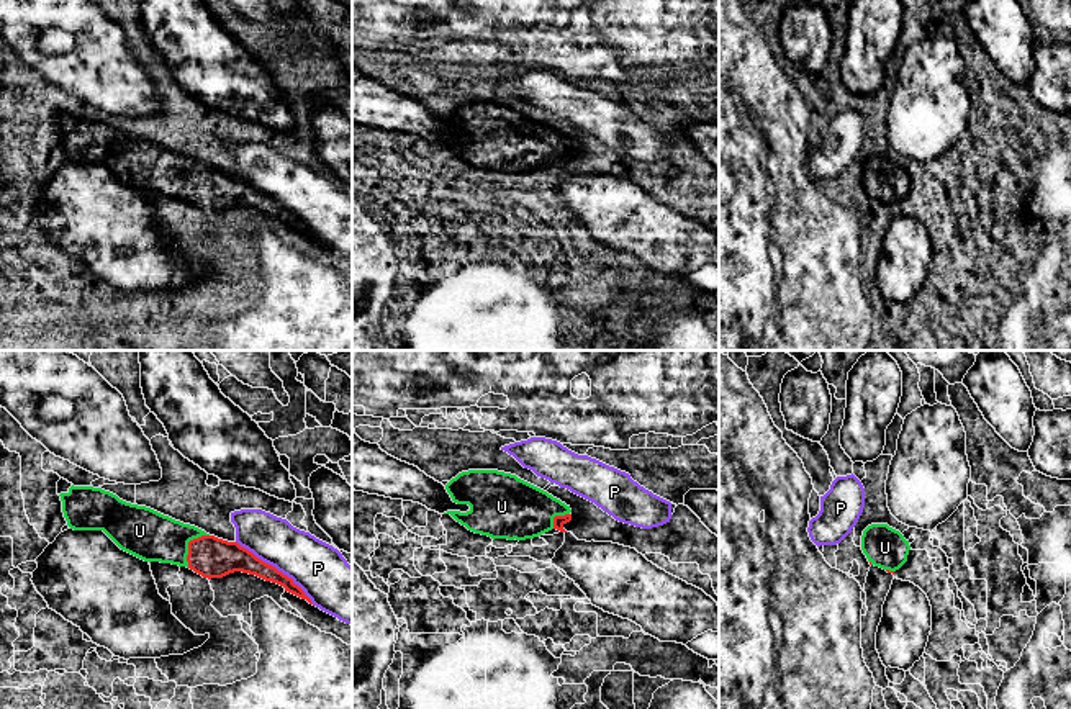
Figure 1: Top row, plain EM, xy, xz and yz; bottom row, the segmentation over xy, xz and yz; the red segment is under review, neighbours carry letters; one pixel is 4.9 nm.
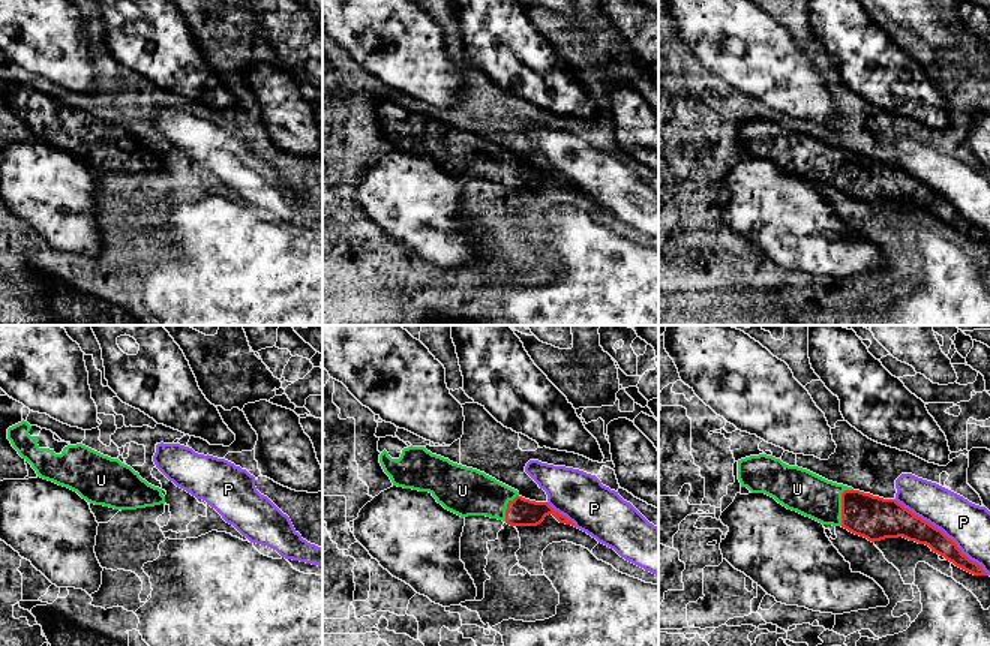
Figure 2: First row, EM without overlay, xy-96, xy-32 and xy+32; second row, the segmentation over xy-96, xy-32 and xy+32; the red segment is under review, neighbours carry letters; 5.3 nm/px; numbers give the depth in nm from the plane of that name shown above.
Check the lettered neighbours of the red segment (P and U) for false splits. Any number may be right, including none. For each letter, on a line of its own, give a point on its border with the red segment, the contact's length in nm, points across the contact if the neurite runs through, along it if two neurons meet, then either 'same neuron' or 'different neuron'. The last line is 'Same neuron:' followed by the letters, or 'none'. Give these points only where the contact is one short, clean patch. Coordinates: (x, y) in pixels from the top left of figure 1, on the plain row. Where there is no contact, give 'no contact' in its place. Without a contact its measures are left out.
P: meets red in xy at (275, 202); contact 500 nm long; different neuron
U: meets red in xy at (189, 179); contact 200 nm long; runs through xy (212, 190), (189, 179), (153, 171), (141, 164); same neuron
Same neuron: U

